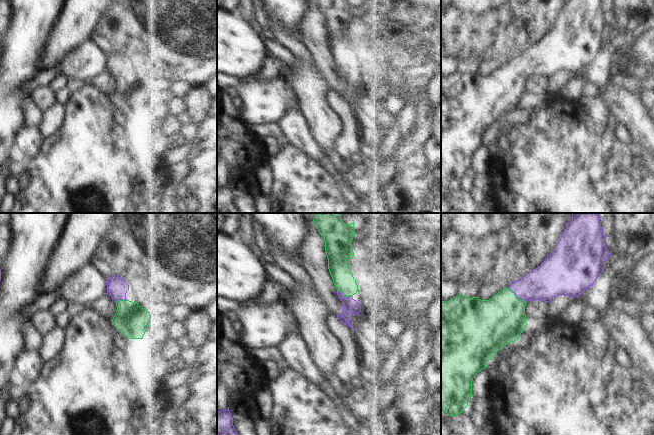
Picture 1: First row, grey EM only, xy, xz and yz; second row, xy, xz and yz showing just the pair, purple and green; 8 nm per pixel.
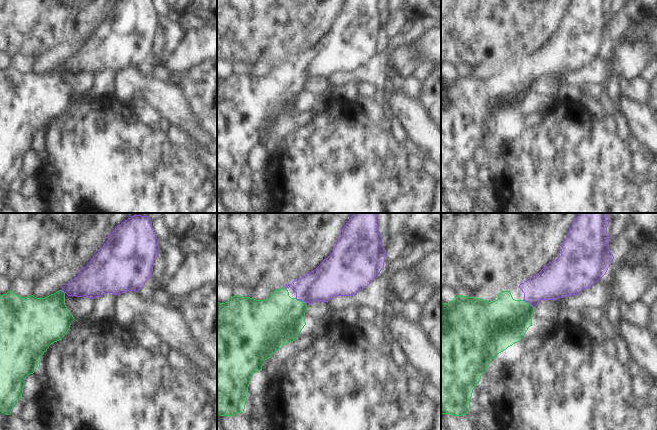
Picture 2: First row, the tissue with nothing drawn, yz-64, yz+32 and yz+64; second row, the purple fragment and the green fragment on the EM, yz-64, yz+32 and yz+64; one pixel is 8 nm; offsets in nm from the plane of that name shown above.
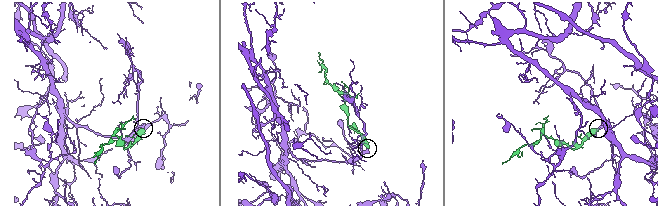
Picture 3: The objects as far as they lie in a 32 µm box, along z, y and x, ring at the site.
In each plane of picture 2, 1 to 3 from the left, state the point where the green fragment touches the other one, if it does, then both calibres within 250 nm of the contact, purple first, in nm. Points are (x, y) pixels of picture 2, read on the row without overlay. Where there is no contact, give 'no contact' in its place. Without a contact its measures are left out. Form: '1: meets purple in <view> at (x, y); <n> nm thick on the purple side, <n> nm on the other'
1: meets purple in yz-64 at (63, 67); 260 nm thick on the purple side, 340 nm on the other
2: meets purple in yz+32 at (300, 75); 280 nm thick on the purple side, 380 nm on the other
3: meets purple in yz+64 at (529, 78); 280 nm thick on the purple side, 380 nm on the other

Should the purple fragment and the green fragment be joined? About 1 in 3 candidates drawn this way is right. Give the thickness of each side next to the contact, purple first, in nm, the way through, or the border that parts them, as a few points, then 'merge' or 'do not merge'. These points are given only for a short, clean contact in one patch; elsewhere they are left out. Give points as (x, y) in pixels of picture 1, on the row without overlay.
280/380 nm | across yz (544, 59), (525, 65), (517, 73), (507, 83), (500, 96) | merge

